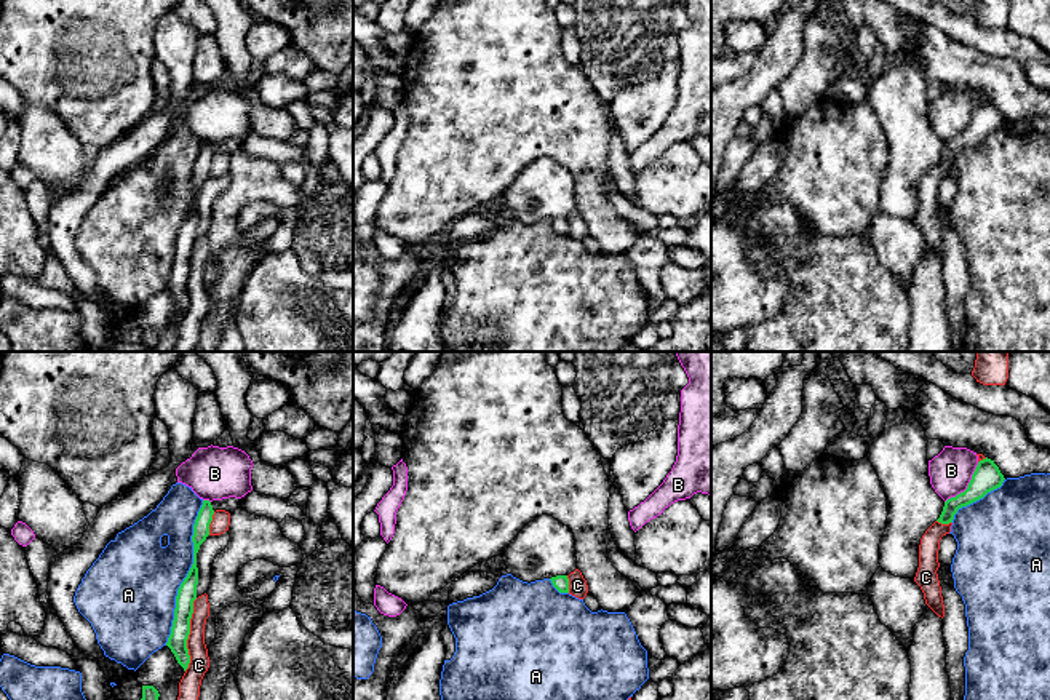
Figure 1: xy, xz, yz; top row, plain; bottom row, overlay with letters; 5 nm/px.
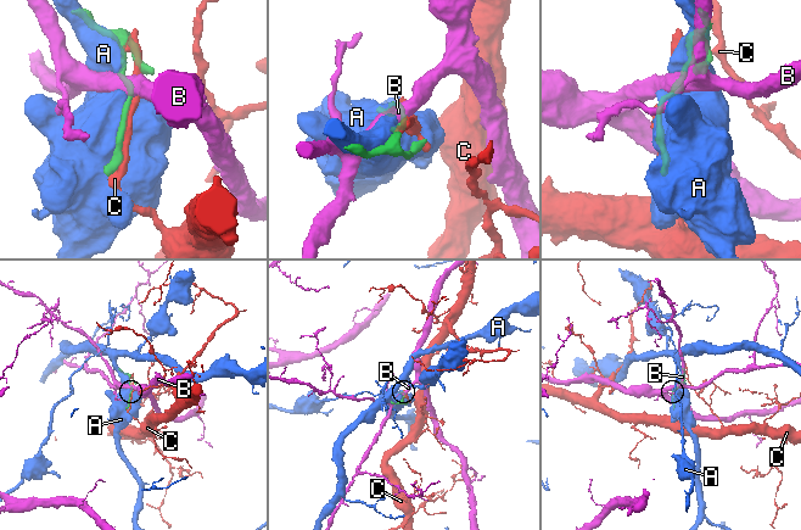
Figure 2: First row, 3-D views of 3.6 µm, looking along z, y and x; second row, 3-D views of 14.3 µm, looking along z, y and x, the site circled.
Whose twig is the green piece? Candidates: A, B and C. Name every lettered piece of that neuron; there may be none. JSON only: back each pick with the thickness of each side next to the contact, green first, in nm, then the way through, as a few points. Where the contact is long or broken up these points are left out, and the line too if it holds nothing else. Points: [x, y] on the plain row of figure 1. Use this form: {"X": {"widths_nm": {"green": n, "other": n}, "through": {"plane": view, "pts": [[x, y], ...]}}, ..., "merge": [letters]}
{"C": {"widths_nm": {"green": 100, "other": 100}}, "merge": ["C"]}

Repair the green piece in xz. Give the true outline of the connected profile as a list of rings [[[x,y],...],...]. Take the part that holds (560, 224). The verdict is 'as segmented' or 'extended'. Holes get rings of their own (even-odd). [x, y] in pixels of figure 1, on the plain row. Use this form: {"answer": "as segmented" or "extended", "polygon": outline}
{"answer": "extended", "polygon": [[[575,211],[569,217],[556,217],[550,222],[559,235],[569,235],[579,241],[583,241],[588,235],[587,222],[579,211]]]}

